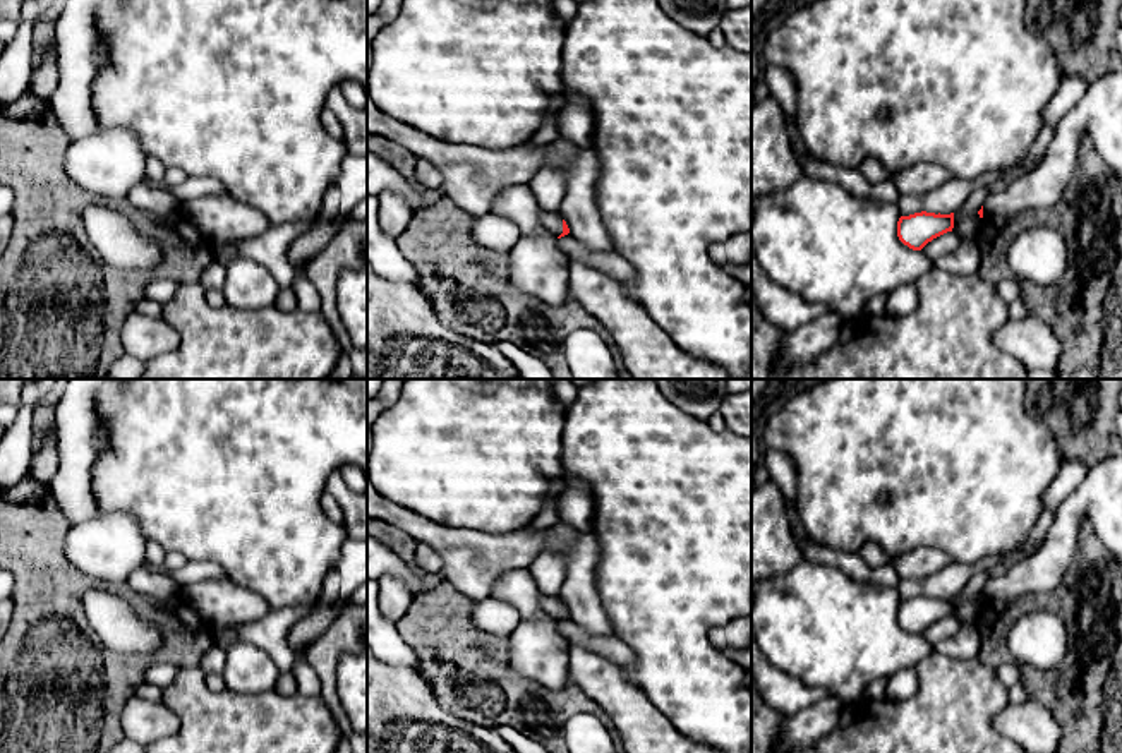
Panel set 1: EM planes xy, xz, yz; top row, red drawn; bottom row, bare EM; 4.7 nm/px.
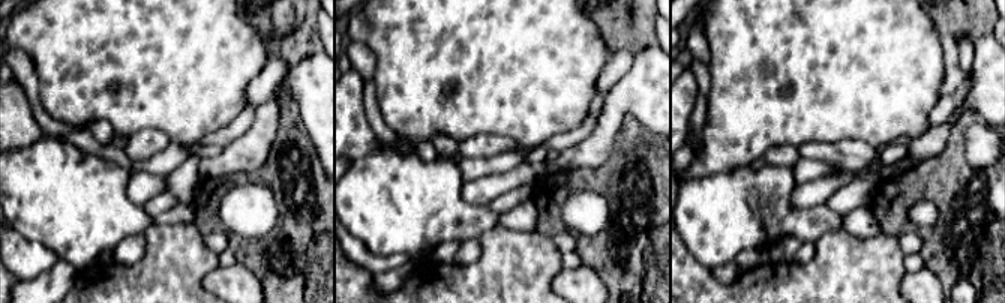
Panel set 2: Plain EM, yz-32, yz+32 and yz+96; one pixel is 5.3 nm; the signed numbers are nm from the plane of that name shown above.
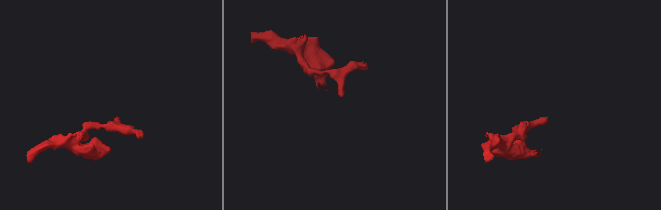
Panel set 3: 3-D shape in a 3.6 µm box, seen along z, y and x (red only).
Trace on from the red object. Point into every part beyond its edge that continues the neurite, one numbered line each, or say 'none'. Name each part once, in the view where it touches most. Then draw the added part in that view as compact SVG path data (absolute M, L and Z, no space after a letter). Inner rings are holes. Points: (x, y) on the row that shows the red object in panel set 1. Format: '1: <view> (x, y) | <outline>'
none

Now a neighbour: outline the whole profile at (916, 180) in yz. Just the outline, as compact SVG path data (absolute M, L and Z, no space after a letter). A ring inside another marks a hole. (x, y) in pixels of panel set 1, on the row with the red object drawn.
M918 163L892 175L890 180L901 196L925 196L952 178L952 173L940 165Z

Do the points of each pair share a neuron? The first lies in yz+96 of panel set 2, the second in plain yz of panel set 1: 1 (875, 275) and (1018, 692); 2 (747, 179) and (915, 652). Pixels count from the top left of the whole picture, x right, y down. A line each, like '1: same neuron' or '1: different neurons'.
1: different neurons
2: same neuron

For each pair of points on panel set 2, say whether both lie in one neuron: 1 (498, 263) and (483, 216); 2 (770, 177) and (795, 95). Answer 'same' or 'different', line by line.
1: different
2: different

